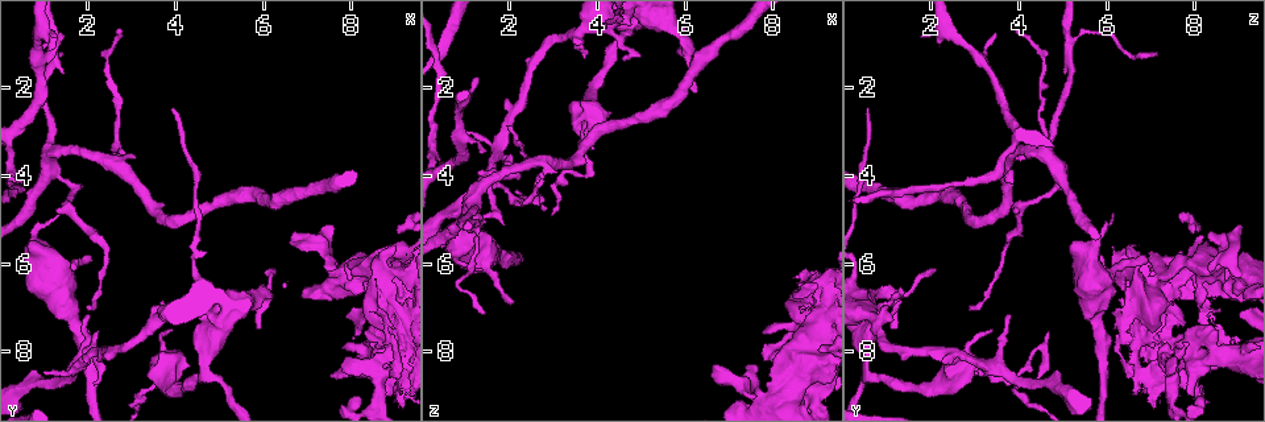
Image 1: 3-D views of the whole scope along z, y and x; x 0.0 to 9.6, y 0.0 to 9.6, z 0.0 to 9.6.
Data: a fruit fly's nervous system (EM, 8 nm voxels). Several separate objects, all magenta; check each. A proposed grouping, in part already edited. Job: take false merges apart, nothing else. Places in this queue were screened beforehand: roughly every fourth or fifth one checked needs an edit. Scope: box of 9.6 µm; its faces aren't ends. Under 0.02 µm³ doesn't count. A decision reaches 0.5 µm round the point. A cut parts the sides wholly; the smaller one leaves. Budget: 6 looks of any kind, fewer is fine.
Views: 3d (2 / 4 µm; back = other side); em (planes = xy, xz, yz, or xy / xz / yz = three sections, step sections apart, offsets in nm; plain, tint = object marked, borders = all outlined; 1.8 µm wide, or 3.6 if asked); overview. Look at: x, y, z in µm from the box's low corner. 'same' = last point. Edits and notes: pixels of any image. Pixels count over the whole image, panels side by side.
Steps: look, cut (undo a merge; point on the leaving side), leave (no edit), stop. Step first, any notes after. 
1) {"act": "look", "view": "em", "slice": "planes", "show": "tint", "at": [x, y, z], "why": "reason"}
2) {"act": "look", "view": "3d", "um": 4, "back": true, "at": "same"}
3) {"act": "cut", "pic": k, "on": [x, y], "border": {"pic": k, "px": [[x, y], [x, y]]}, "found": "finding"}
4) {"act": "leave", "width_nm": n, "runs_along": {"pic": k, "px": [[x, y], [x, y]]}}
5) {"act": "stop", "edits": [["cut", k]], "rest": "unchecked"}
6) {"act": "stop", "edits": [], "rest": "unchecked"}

{"act": "look", "view": "3d", "um": 4, "at": [7.90, 6.20, 9.15], "why": "calibre changes"}

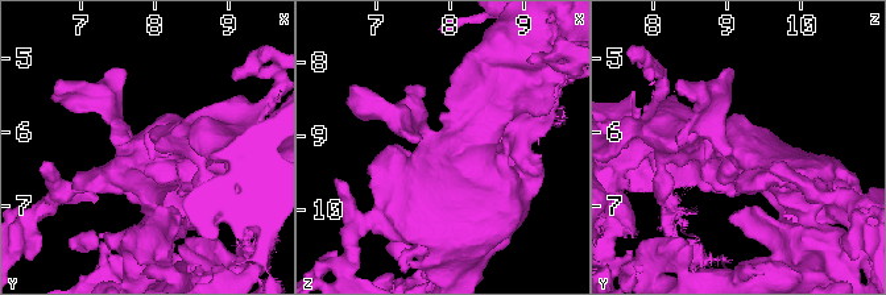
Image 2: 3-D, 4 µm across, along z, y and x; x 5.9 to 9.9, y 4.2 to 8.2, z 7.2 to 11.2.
{"act": "look", "view": "em", "slice": "xz", "step": 8, "show": "borders", "at": [7.90, 6.20, 9.15], "why": "shape alone is not enough"}

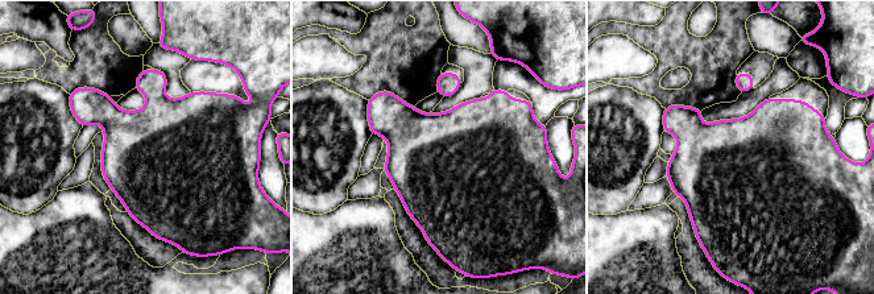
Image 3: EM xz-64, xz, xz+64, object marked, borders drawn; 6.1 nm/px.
{"act": "leave", "width_nm": 650, "found": "continuous, no second cell"}

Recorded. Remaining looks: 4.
{"act": "look", "view": "3d", "um": 4, "at": [8.65, 6.80, 6.85], "why": "calibre changes"}

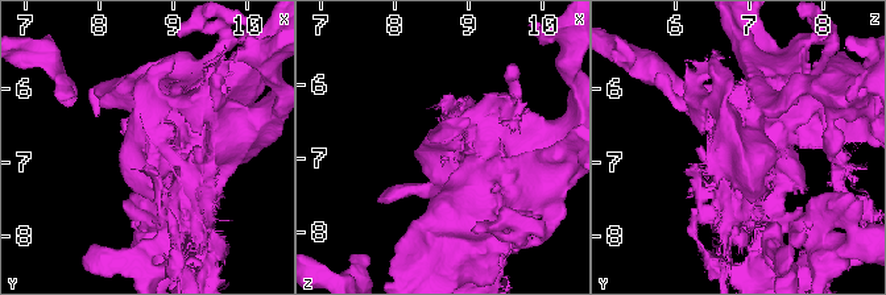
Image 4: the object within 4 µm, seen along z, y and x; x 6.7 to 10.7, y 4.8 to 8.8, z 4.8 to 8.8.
{"act": "look", "view": "em", "um": 3.6, "slice": "xy", "step": 4, "show": "tint", "at": [8.70, 6.80, 6.85], "why": "now the EM"}

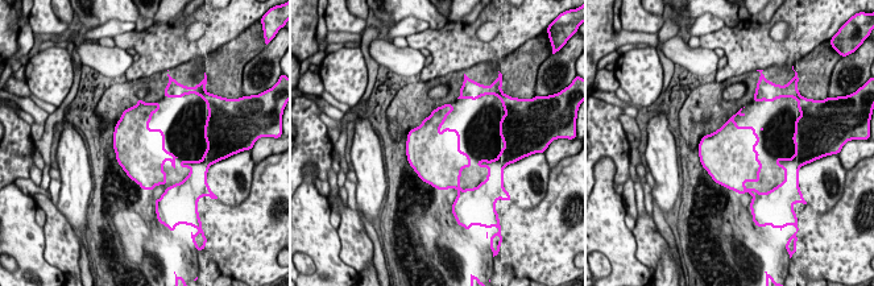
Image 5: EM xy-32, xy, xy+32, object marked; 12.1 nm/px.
{"act": "look", "view": "em", "um": 3.6, "slice": "planes", "show": "tint", "at": "same"}

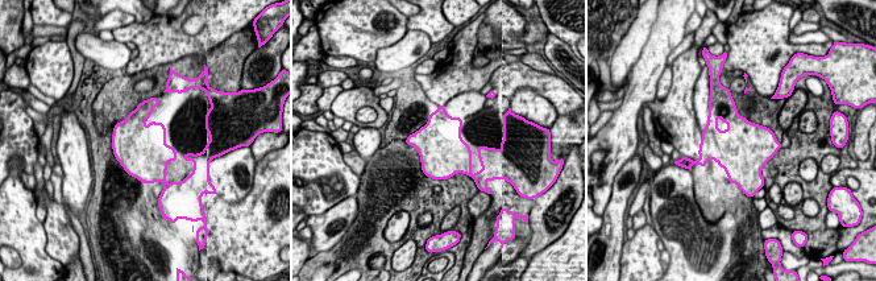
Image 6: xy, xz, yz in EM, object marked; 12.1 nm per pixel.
{"act": "leave", "width_nm": 550, "found": "continuous, no second cell"}

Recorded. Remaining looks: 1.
{"act": "stop", "edits": [], "rest": "unchecked"}

